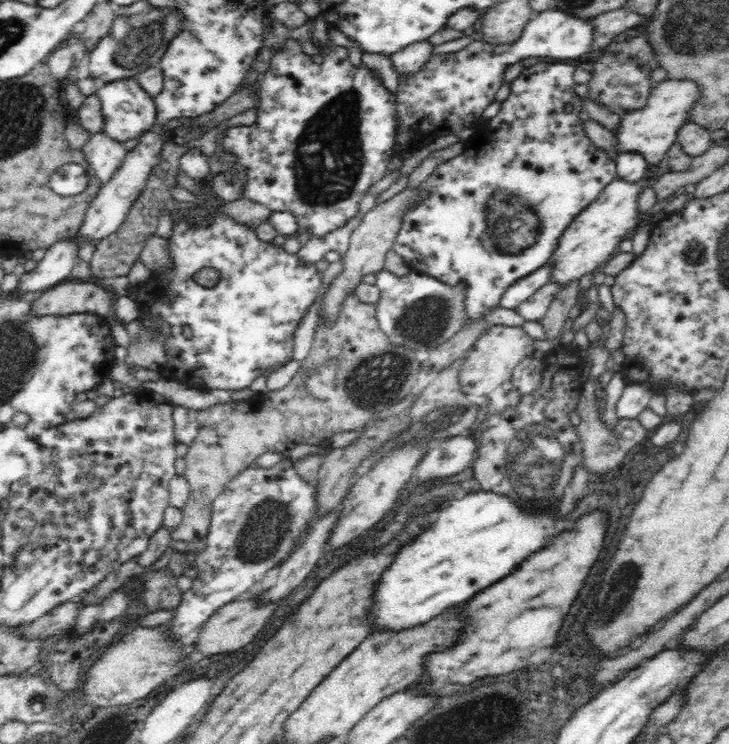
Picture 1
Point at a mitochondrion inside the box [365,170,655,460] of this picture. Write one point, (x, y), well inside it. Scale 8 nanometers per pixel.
(513, 223)

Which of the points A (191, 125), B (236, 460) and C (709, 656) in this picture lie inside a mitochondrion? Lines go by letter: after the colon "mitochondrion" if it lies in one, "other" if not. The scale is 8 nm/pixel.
A: other
B: other
C: other

